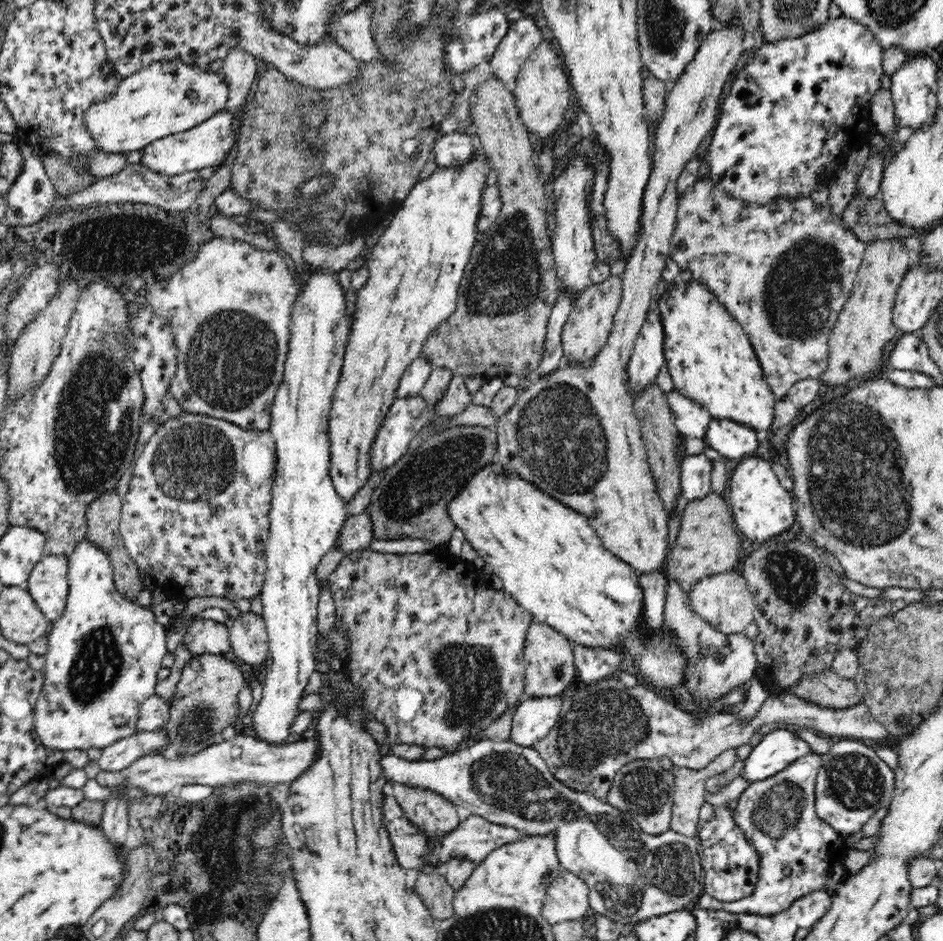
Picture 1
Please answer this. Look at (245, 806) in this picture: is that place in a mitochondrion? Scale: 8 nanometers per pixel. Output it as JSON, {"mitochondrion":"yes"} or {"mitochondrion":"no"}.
{"mitochondrion":"no"}

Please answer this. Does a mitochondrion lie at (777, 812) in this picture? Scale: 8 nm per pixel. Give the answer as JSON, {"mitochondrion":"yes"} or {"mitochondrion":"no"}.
{"mitochondrion":"yes"}

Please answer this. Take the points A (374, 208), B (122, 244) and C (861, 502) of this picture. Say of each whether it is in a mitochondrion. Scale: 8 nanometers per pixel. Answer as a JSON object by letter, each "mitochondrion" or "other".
{"A":"other","B":"mitochondrion","C":"mitochondrion"}

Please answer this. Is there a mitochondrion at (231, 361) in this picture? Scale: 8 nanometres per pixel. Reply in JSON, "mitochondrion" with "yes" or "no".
{"mitochondrion":"yes"}

